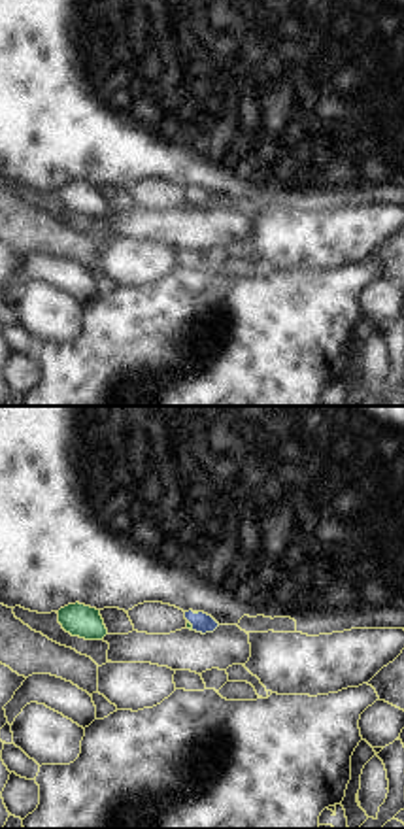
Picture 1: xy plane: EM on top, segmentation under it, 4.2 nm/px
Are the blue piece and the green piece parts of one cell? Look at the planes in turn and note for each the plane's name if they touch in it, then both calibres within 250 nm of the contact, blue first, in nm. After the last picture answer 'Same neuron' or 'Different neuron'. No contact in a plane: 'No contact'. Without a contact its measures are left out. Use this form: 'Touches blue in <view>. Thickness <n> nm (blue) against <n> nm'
Touches blue in xy. Thickness 90 nm (blue) against 20 nm

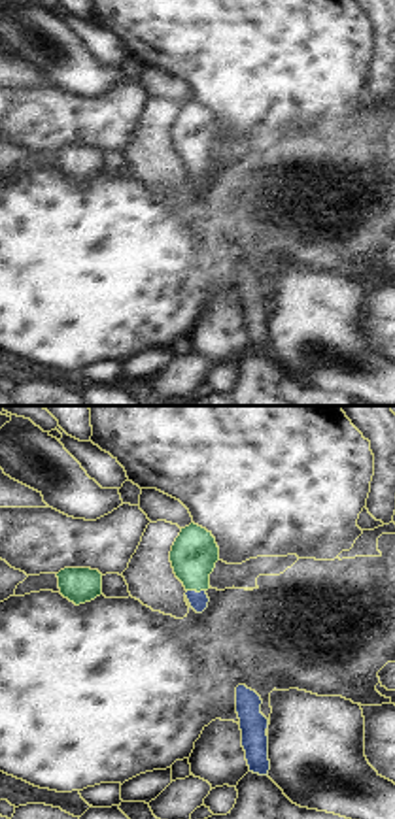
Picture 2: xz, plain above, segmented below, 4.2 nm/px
Touches blue in xz. Thickness 80 nm (blue) against 200 nm

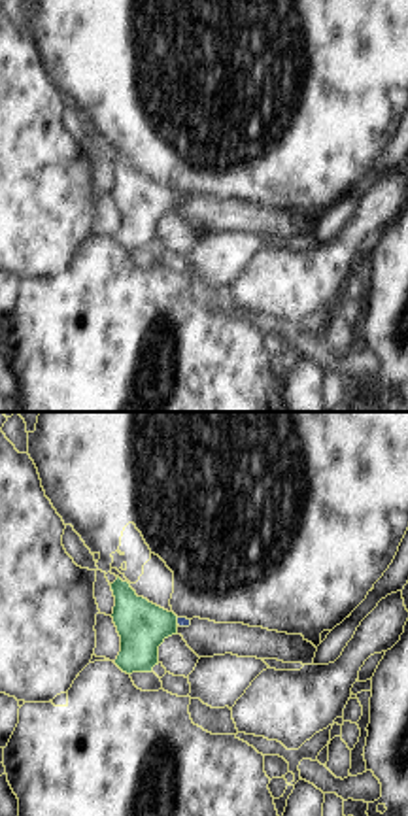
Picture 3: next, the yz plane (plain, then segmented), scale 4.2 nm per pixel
Touches blue in yz. Thickness 50 nm (blue) against 220 nm

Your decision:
Same neuron

